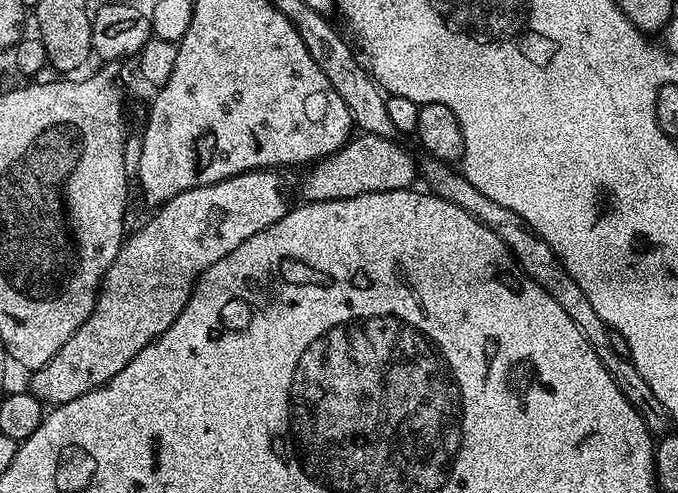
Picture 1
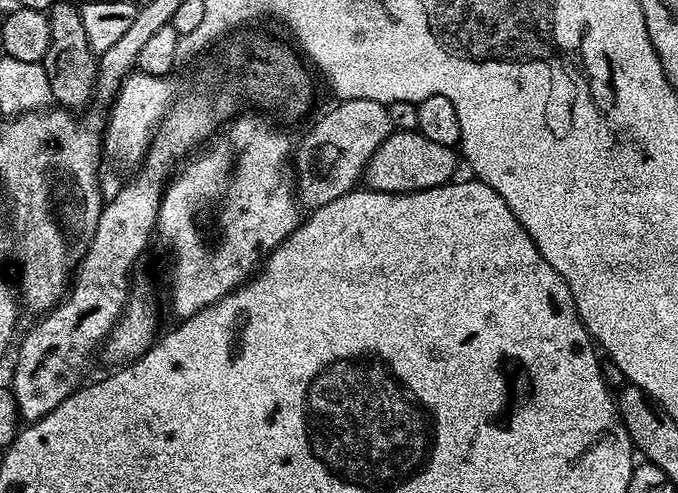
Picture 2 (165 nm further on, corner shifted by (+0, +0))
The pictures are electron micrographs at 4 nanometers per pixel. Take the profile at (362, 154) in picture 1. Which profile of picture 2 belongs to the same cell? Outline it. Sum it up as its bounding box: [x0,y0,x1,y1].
[362,130,458,192]

